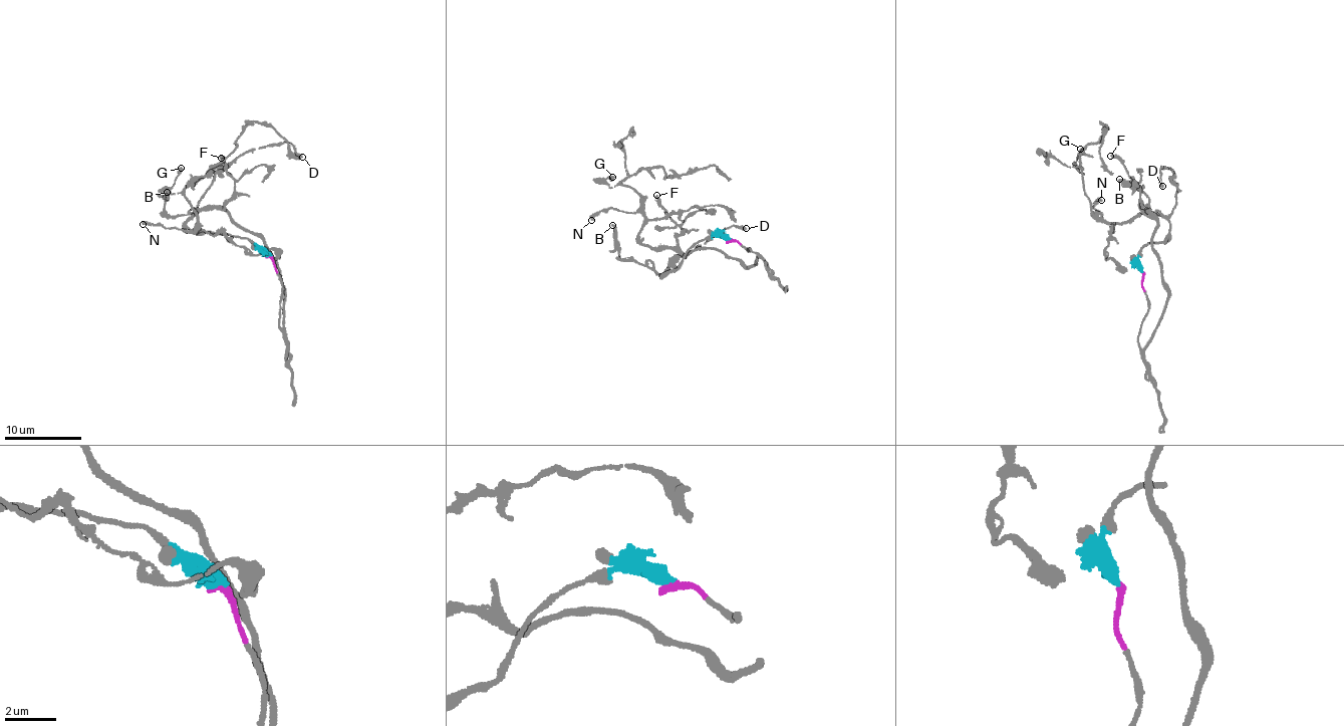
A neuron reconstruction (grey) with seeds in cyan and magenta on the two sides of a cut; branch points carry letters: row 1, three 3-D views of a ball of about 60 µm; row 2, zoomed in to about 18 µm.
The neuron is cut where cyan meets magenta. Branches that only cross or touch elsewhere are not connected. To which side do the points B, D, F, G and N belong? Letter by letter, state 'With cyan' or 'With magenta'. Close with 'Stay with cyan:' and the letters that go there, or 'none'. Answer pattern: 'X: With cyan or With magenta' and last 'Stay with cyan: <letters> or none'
B: With cyan
D: With cyan
F: With magenta
G: With magenta
N: With magenta
Stay with cyan: B, D

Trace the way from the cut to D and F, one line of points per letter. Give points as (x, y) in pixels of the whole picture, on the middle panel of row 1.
D: (729, 240), (700, 241), (677, 269), (655, 273), (674, 267), (731, 228), (747, 229)
F: (729, 240), (756, 253), (756, 262), (745, 265), (717, 249), (684, 252), (678, 237), (683, 230), (655, 195)

